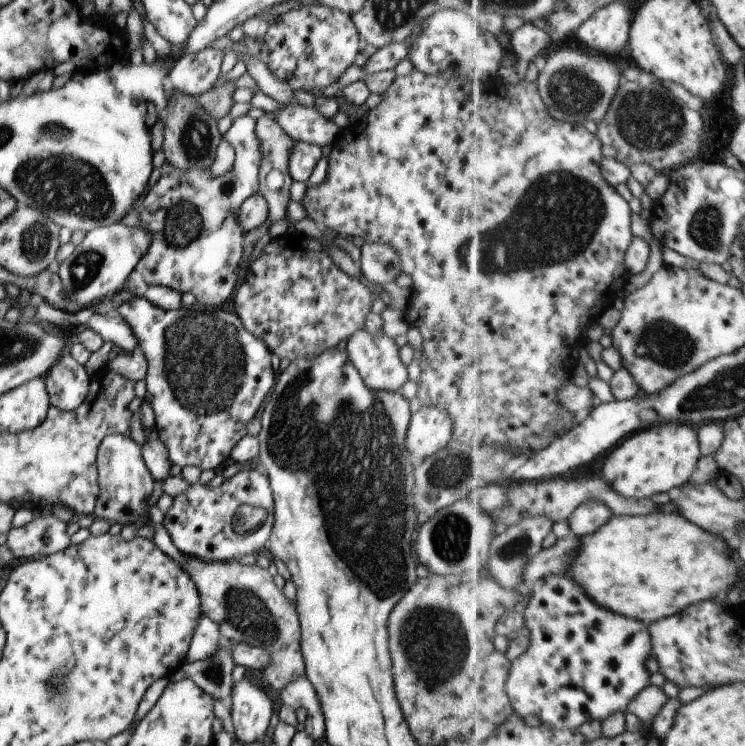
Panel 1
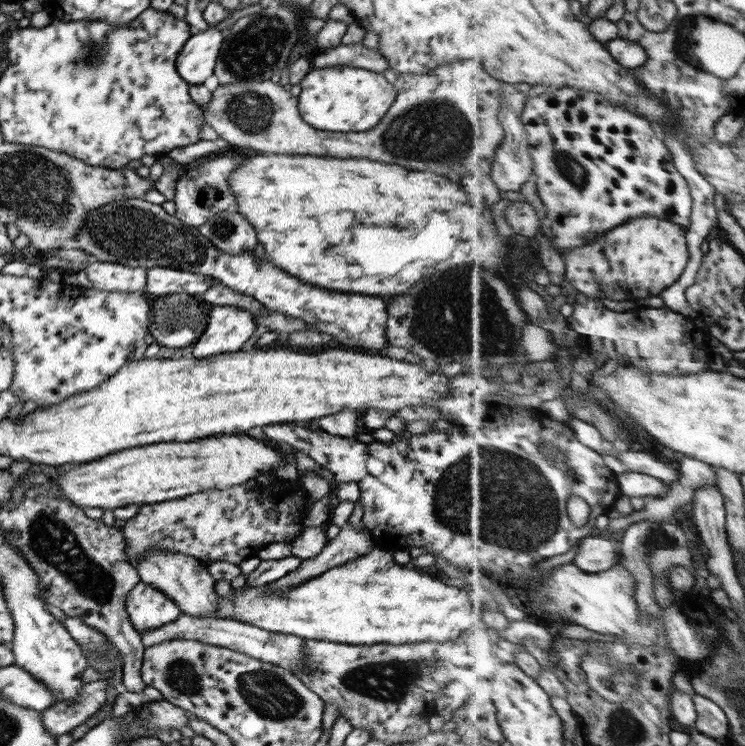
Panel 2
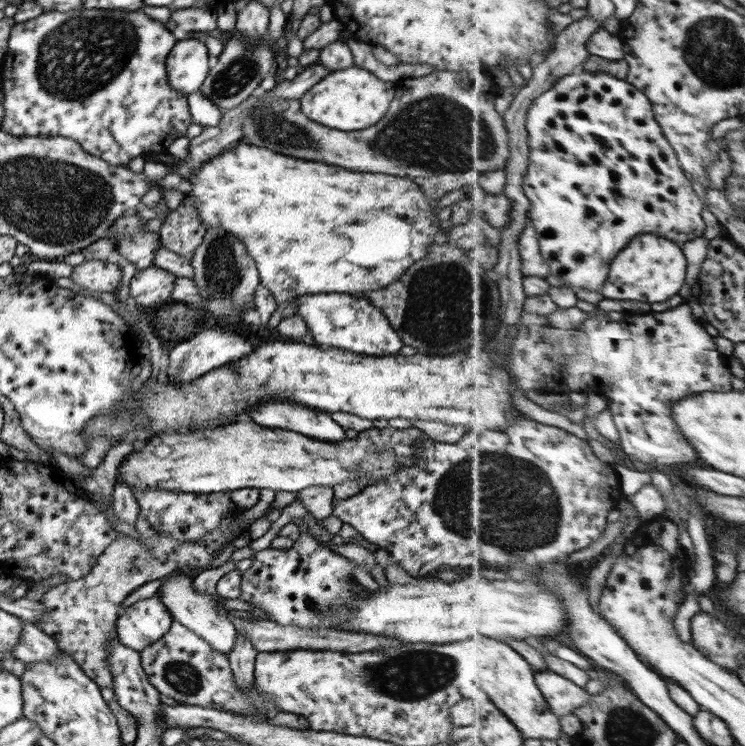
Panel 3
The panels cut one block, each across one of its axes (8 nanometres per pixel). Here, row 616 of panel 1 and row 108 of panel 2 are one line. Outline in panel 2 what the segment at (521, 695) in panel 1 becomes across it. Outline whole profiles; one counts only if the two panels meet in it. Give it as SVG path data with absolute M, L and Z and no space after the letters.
M574 88L548 89L546 92L536 97L527 98L523 111L522 121L527 129L530 142L530 151L534 162L534 173L538 196L541 198L547 210L547 218L550 220L550 228L553 234L553 243L559 253L567 253L575 247L583 247L591 245L597 241L599 236L615 229L621 224L626 224L631 218L643 218L644 216L656 216L661 220L674 222L685 228L692 223L692 213L694 208L694 198L692 197L690 186L687 179L677 170L674 165L674 154L670 151L670 147L666 145L666 141L659 130L655 128L644 116L630 111L623 105L617 103L602 102L598 99L597 94L584 94L581 90Z

